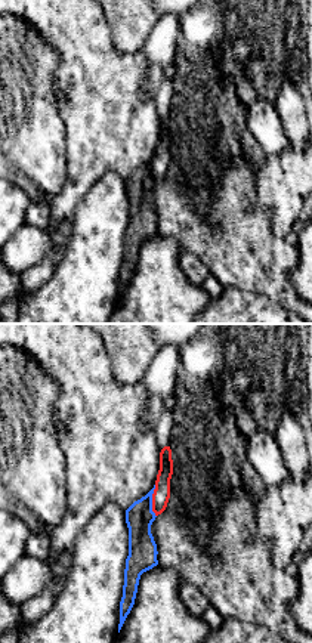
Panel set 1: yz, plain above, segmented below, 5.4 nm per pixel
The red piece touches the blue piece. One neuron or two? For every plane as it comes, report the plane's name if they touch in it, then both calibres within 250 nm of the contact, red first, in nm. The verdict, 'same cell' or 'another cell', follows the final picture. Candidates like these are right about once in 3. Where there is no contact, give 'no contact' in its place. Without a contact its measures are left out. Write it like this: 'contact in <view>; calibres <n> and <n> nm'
contact in yz; calibres 90 and 160 nm

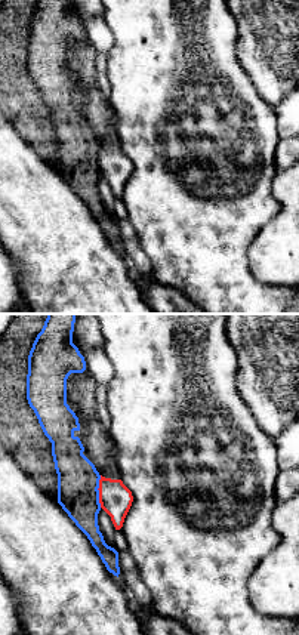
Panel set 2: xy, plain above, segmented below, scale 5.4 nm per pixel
contact in xy; calibres 180 and 220 nm

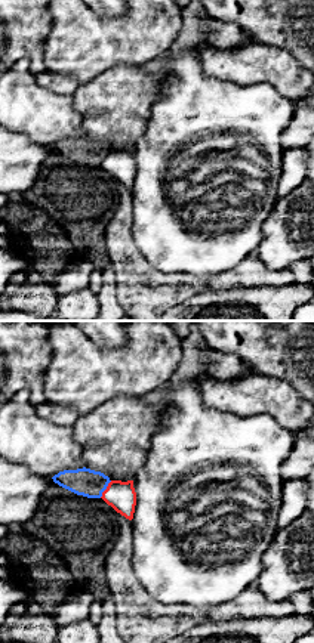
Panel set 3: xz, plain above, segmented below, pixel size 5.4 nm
contact in xz; calibres 160 and 150 nm

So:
another cell

